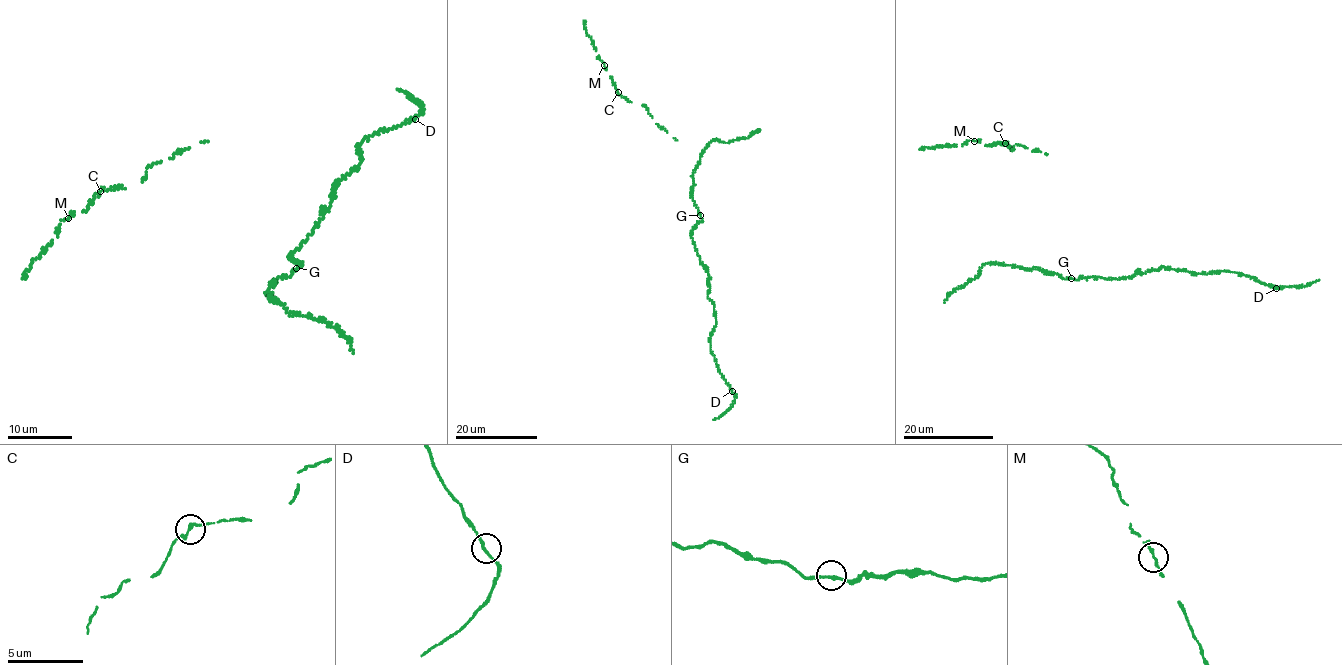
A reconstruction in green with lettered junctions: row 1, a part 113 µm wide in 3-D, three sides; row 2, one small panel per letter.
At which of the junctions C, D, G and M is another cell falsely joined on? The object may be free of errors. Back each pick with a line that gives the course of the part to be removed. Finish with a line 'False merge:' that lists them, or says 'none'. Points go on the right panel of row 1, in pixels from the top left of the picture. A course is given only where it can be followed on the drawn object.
False merge: none

